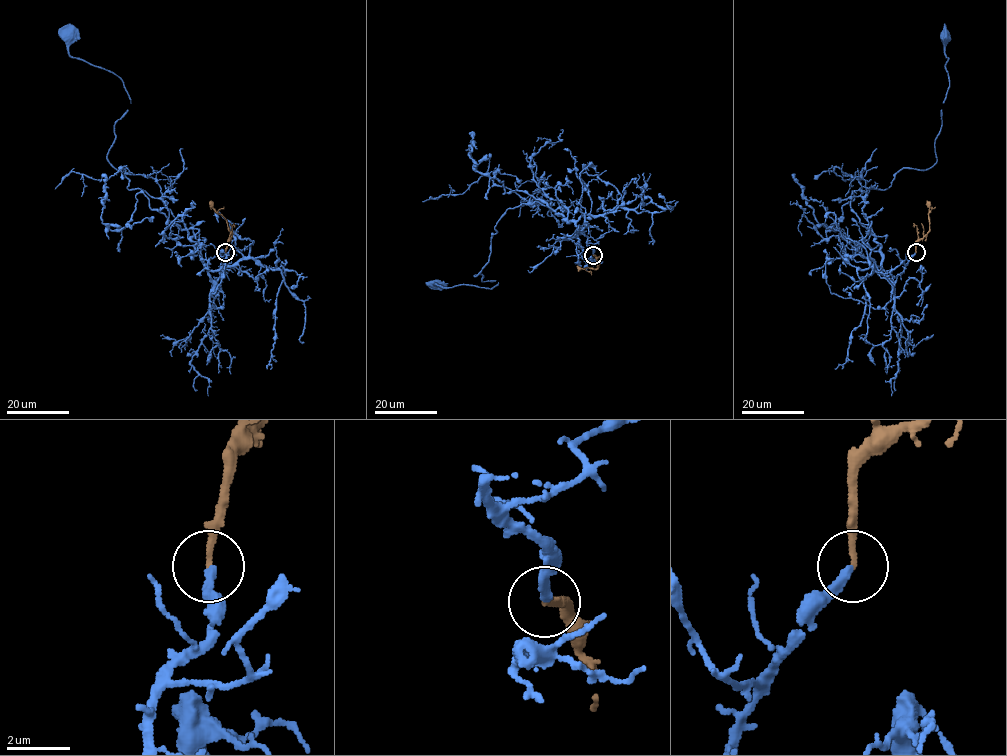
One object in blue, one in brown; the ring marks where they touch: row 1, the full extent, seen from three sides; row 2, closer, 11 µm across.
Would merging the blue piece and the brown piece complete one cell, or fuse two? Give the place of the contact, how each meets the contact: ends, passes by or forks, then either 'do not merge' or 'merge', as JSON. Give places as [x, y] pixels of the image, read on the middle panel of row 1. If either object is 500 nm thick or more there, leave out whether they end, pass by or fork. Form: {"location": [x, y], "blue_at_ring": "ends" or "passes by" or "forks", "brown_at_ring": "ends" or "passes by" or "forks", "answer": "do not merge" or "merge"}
{"location": [593, 255], "blue_at_ring": "ends", "brown_at_ring": "ends", "answer": "merge"}

